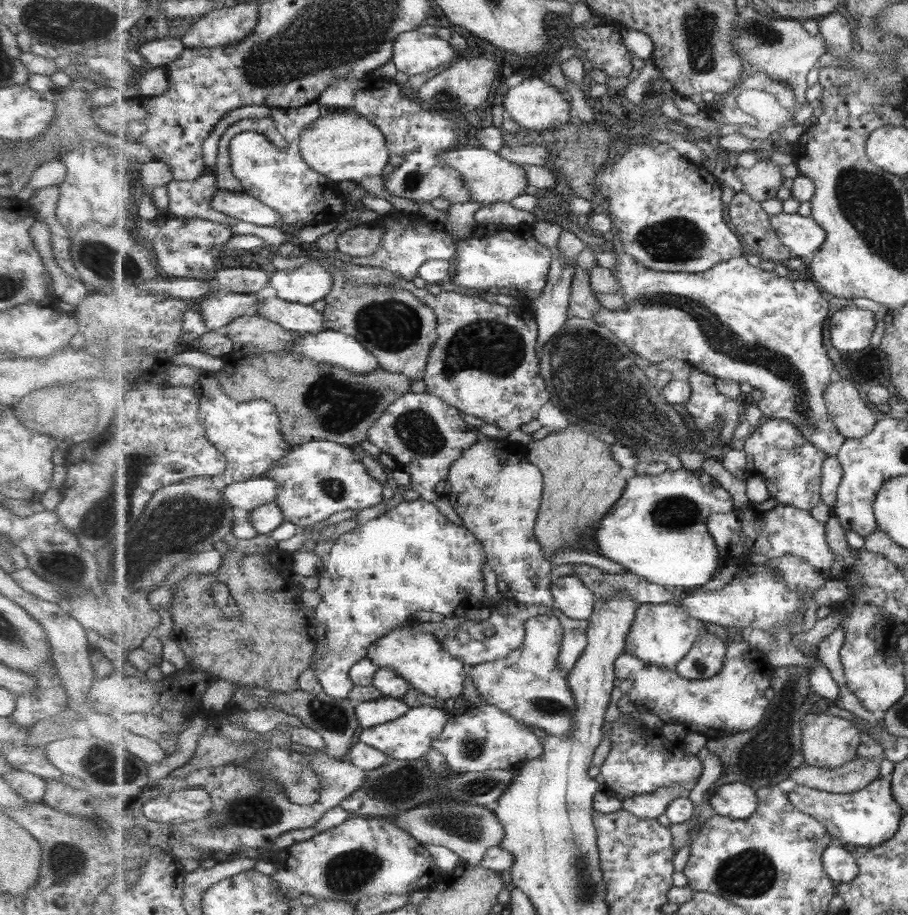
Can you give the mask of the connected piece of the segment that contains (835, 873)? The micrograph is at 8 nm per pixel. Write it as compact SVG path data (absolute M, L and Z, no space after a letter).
M839 842L831 843L824 852L824 868L836 884L849 886L860 874L857 854L849 852Z

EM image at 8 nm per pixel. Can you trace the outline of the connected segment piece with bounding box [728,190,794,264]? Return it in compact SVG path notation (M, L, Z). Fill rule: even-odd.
M742 190L734 196L728 206L728 214L744 244L754 248L762 259L785 264L794 257L793 251L783 244L771 225L771 215L747 192Z

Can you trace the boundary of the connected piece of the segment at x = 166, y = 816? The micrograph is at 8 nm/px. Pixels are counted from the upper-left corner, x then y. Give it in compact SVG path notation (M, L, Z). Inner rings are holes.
M189 788L163 797L155 805L143 807L144 815L155 823L183 825L189 821L205 819L213 811L212 796L205 788Z

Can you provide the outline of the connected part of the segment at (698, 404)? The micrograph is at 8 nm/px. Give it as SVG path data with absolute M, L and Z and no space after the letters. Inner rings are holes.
M694 366L692 370L692 398L687 403L683 404L683 408L685 408L687 415L694 420L695 427L697 427L697 430L702 434L711 431L713 427L716 427L716 424L724 422L724 428L722 429L720 436L717 436L717 440L725 443L727 446L735 438L737 428L740 427L743 419L744 409L741 406L742 400L732 400L729 396L721 393L720 389L717 388L717 378L713 375L708 372L703 372Z

